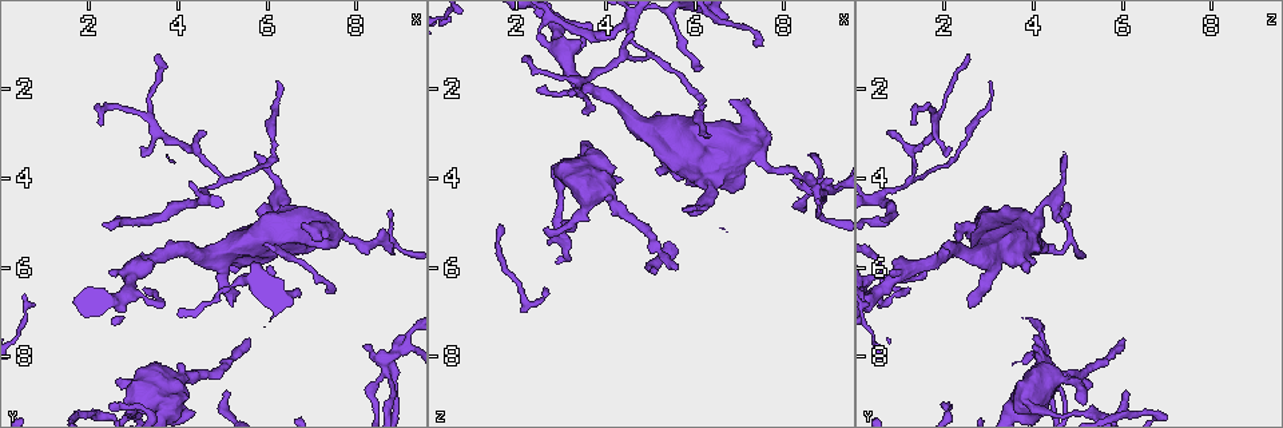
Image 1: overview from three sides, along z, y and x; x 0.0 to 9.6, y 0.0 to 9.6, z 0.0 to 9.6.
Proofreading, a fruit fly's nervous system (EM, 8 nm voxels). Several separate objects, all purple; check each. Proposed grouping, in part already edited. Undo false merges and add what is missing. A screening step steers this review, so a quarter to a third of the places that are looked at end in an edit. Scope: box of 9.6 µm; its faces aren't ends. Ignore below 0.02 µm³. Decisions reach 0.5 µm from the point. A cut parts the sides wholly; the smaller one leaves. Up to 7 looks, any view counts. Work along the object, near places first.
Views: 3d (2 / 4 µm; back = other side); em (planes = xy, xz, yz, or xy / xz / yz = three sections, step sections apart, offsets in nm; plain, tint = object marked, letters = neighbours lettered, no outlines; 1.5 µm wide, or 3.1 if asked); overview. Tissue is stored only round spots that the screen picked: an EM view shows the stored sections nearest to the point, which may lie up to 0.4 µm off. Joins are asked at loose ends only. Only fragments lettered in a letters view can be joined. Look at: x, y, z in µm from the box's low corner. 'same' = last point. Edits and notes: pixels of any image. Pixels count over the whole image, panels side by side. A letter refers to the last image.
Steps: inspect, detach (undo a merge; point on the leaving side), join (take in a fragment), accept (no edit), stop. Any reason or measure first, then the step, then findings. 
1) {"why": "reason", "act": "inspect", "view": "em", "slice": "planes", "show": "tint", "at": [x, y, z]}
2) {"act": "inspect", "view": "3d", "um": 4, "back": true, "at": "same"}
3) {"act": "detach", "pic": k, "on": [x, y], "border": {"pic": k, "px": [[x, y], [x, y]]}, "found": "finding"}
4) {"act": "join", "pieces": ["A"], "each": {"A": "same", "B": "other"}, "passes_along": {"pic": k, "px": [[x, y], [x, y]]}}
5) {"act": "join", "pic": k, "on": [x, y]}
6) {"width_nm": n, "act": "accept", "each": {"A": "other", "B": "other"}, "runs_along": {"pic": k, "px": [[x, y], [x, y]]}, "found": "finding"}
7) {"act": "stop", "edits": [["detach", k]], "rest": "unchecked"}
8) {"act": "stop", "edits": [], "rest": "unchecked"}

{"why": "an open end", "act": "inspect", "view": "em", "slice": "planes", "show": "letters", "at": [3.20, 3.35, 2.05]}

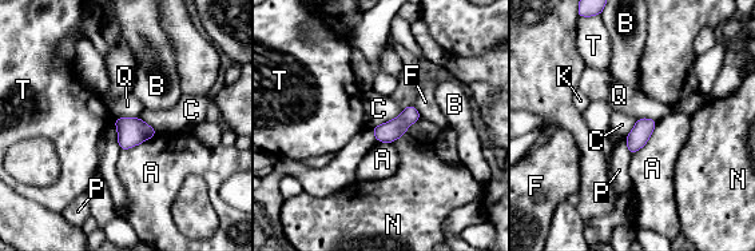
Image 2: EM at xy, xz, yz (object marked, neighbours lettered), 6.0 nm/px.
{"act": "accept", "each": {"A": "other", "B": "other", "C": "other", "F": "other", "K": "other", "N": "other", "P": "other", "Q": "other", "T": "other"}, "border": {"pic": 2, "px": [[402, 110], [396, 118], [372, 128]]}, "found": "none of them fits"}

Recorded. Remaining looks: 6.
{"act": "inspect", "view": "3d", "um": 4, "at": [6.25, 1.85, 3.10]}

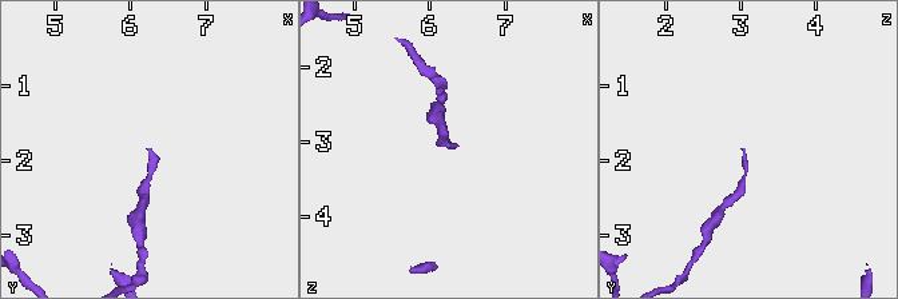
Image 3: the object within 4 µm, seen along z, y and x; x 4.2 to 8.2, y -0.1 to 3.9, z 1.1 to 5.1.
{"why": "now the EM", "act": "inspect", "view": "em", "slice": "yz", "step": 8, "show": "letters", "at": [6.30, 1.85, 3.05]}

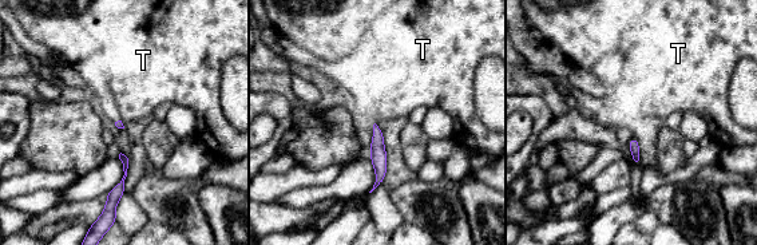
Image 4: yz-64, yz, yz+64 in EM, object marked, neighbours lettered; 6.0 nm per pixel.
{"act": "accept", "each": {"T": "other"}, "runs_along": {"pic": 4, "px": [[376, 131], [379, 180]]}, "found": "none of them fits"}

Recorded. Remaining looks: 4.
{"why": "branch stops here", "act": "inspect", "view": "em", "um": 3.1, "slice": "xy", "step": 16, "show": "letters", "at": [5.65, 7.60, 6.10]}

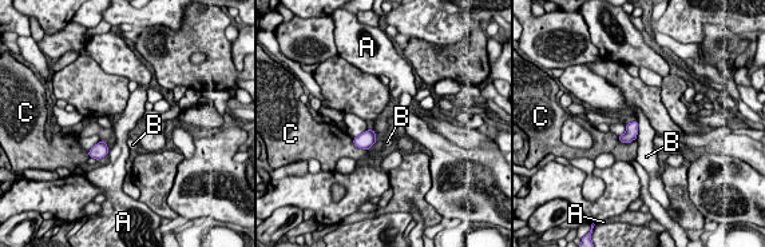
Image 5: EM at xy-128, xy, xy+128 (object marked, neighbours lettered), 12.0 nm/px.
{"act": "inspect", "view": "em", "um": 3.1, "slice": "planes", "show": "letters", "at": "same"}

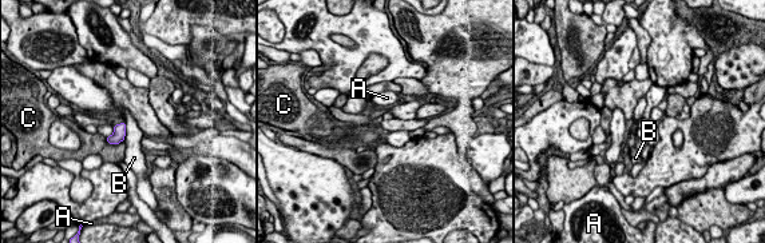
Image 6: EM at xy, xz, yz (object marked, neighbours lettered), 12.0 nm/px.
{"act": "accept", "each": {"A": "other", "B": "other", "C": "other"}, "border": {"pic": 6, "px": [[123, 122], [125, 139]]}, "found": "no lettered fragment goes on from it"}

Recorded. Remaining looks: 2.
{"act": "stop", "edits": [], "rest": "unchecked"}

